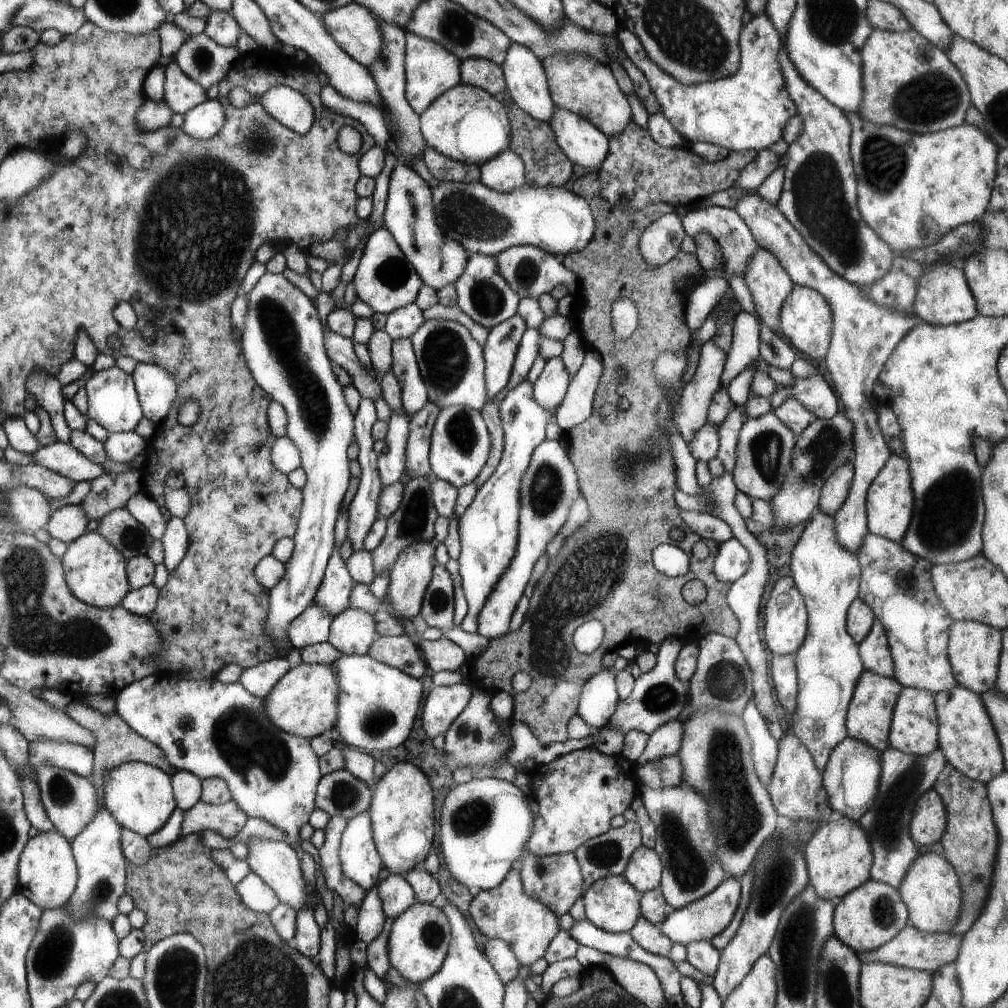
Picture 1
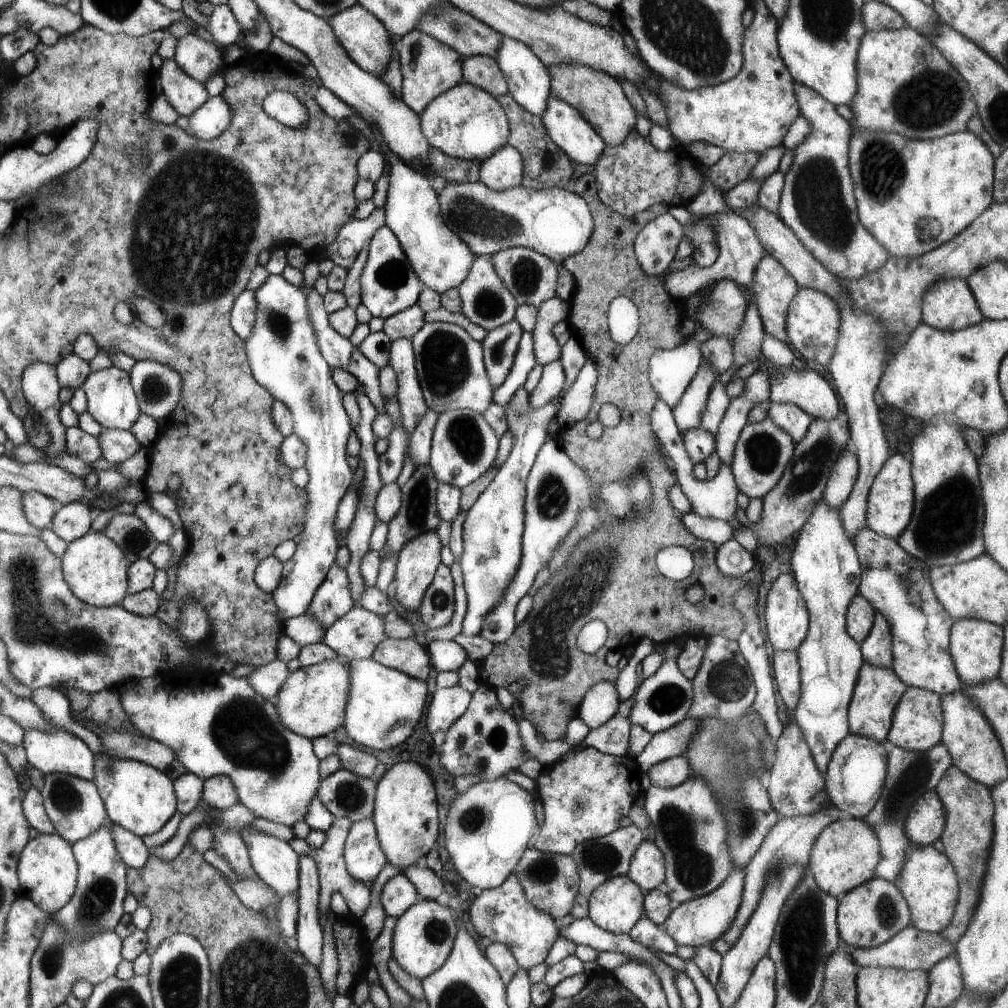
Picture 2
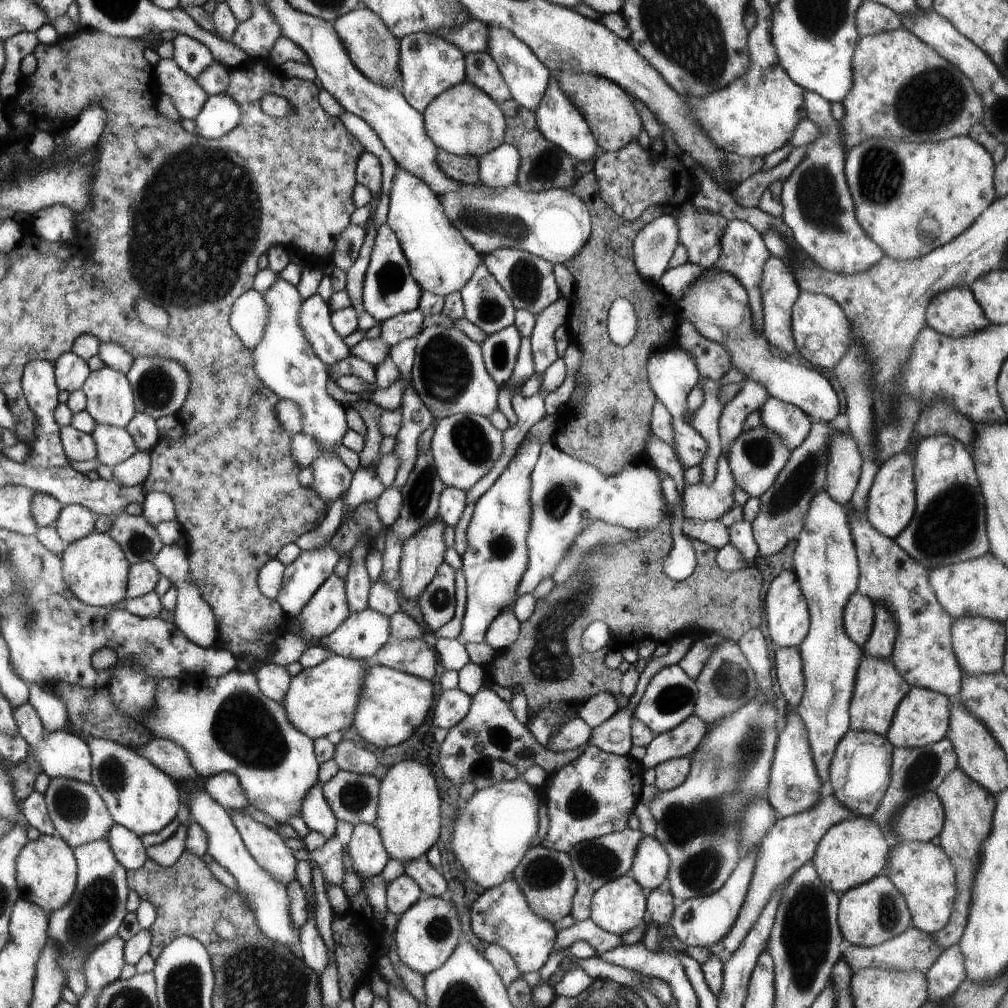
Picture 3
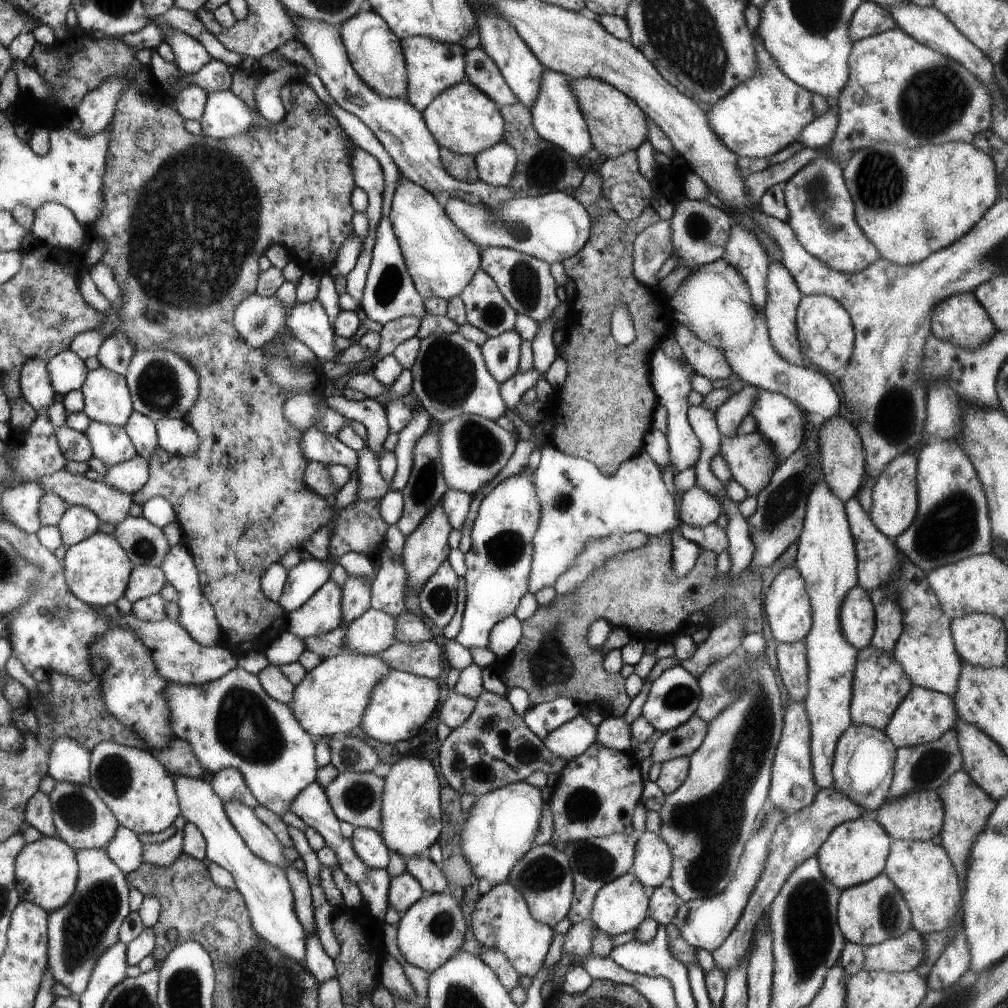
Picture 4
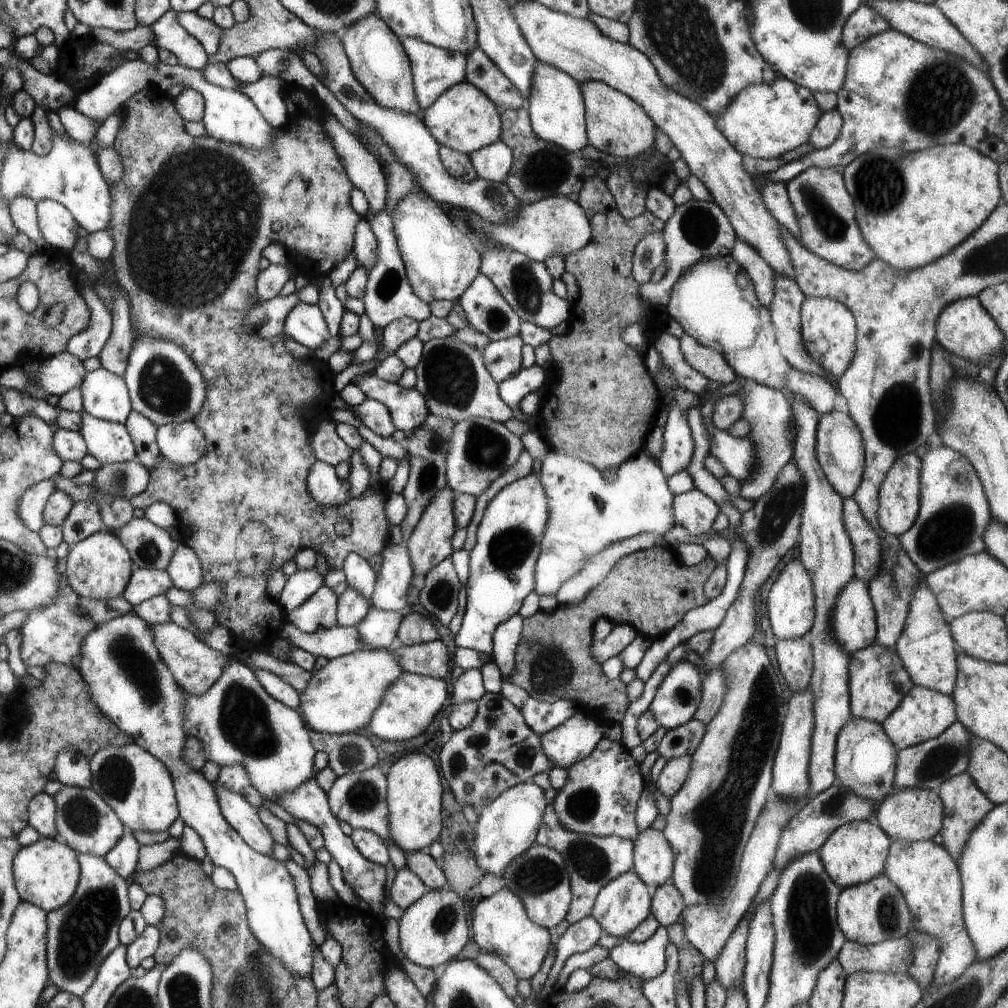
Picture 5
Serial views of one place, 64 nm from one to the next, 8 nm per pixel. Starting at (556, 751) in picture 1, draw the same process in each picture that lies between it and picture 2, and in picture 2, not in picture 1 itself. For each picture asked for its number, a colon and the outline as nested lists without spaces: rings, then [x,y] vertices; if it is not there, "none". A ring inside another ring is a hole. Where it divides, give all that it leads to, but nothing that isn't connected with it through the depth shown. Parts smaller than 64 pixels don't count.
2: [[[519,720],[519,736],[523,744],[523,758],[527,760],[537,760],[543,766],[555,764],[561,756],[565,756],[571,746],[565,740],[555,740],[555,742],[539,742],[535,736],[535,728],[529,720]]]

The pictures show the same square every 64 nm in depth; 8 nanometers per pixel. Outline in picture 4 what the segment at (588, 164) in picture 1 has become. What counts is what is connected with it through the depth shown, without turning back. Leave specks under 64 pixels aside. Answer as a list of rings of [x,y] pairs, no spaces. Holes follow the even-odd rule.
[[[543,70],[541,88],[539,88],[537,98],[535,98],[533,106],[529,108],[529,112],[533,118],[533,128],[537,130],[537,134],[543,140],[563,148],[567,154],[571,154],[575,160],[579,160],[579,158],[585,158],[585,154],[593,148],[593,144],[591,144],[591,134],[587,128],[587,122],[583,118],[583,112],[579,110],[577,98],[567,80],[569,80],[567,76],[555,72],[555,70]]]

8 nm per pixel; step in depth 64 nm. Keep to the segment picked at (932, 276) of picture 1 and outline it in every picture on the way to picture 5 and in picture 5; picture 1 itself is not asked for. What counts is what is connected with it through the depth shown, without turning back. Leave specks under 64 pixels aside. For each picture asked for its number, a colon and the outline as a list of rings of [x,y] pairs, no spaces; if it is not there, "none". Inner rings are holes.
2: [[[945,278],[929,286],[923,294],[921,318],[923,324],[943,332],[959,332],[985,320],[969,284],[957,278]]]
3: [[[951,288],[931,298],[925,318],[929,328],[949,338],[965,338],[991,324],[967,288]]]
4: [[[955,294],[955,296],[939,302],[931,314],[931,330],[933,330],[935,338],[949,342],[949,344],[963,348],[963,350],[975,350],[977,346],[983,346],[997,332],[995,324],[989,320],[987,312],[977,302],[975,294]]]
5: [[[961,298],[955,300],[953,304],[945,306],[943,312],[937,318],[937,332],[935,332],[935,342],[945,348],[945,352],[955,354],[963,360],[969,360],[973,364],[985,364],[987,358],[997,356],[997,352],[1005,344],[1003,332],[997,328],[995,320],[989,316],[989,312],[981,306],[977,298]]]

